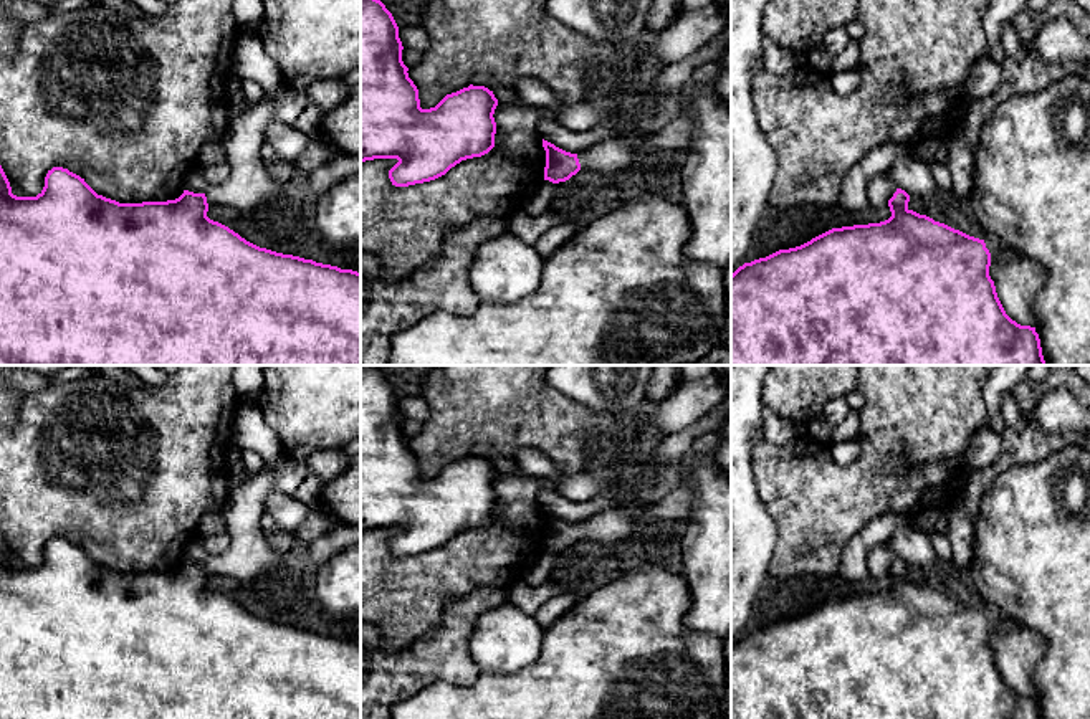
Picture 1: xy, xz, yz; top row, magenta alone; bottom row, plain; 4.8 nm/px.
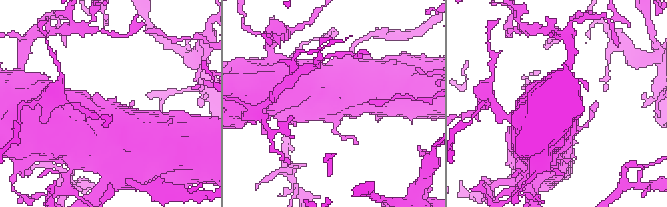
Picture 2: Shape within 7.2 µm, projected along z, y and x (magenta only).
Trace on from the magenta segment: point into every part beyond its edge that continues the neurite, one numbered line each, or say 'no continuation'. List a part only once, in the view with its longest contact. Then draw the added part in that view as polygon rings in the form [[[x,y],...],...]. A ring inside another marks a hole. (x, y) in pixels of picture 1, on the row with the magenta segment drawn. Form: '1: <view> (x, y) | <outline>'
1: xz (616, 152) | [[[711,61],[691,74],[680,88],[680,114],[665,129],[645,137],[612,136],[587,150],[577,152],[581,169],[610,174],[627,167],[643,152],[673,149],[688,154],[693,137],[693,119],[686,106],[701,84],[715,84],[721,69],[721,61]]]

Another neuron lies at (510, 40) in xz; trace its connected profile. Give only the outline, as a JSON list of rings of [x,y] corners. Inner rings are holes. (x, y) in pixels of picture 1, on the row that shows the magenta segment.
[[[432,0],[422,20],[428,46],[420,63],[407,71],[418,89],[420,107],[435,107],[447,94],[468,88],[471,78],[480,73],[496,78],[506,88],[514,88],[523,78],[534,78],[551,88],[559,104],[582,102],[595,76],[597,45],[556,21],[546,3],[547,0]]]

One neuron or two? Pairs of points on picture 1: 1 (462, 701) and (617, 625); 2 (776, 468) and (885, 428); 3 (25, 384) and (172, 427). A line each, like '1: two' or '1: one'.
1: one
2: one
3: two

